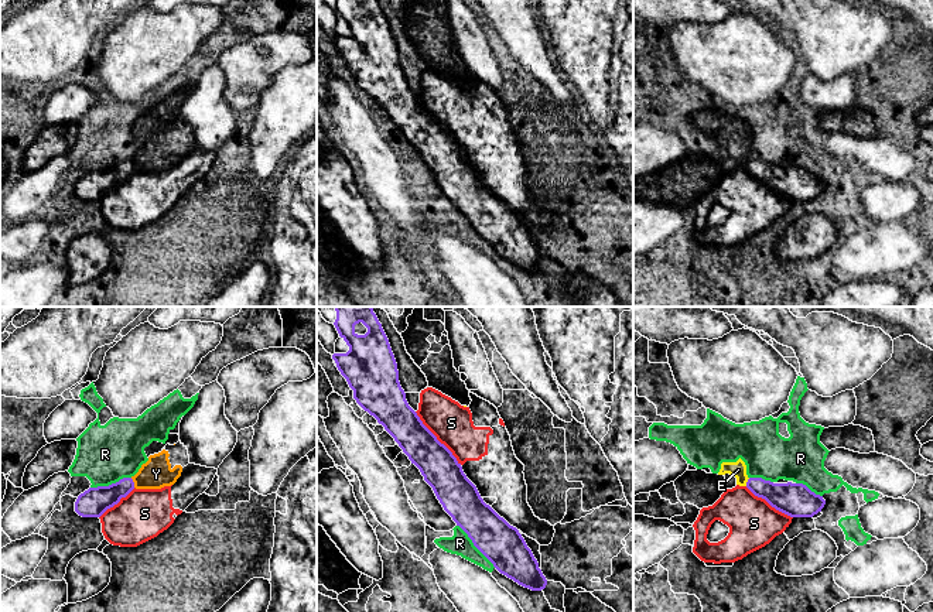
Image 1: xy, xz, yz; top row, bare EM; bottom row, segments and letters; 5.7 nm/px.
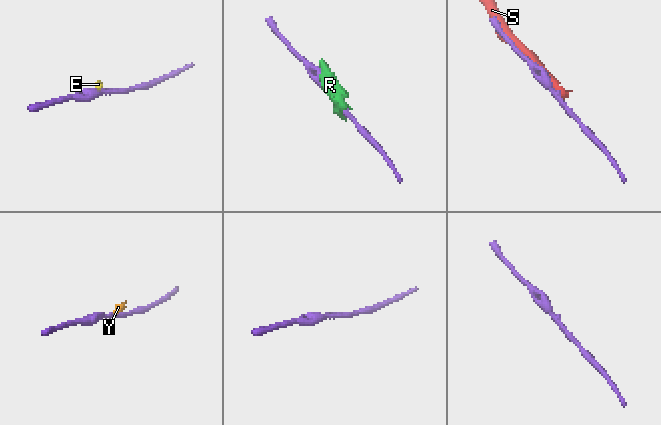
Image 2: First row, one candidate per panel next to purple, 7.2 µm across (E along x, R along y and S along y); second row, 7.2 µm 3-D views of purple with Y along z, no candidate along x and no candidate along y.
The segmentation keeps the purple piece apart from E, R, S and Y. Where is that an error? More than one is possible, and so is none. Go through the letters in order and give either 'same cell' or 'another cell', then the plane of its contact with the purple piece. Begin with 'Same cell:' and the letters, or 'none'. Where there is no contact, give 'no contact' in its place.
Same cell: none
E: another cell; contact in yz
R: another cell; contact in xz
S: another cell; contact in xz
Y: another cell; contact in xy

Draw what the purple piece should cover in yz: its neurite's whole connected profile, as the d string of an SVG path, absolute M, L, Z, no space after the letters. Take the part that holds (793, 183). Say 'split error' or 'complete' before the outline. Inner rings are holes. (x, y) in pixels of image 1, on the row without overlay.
complete; M749 161L746 171L790 201L813 201L826 188L823 180L816 178L803 167L773 167L762 161Z

